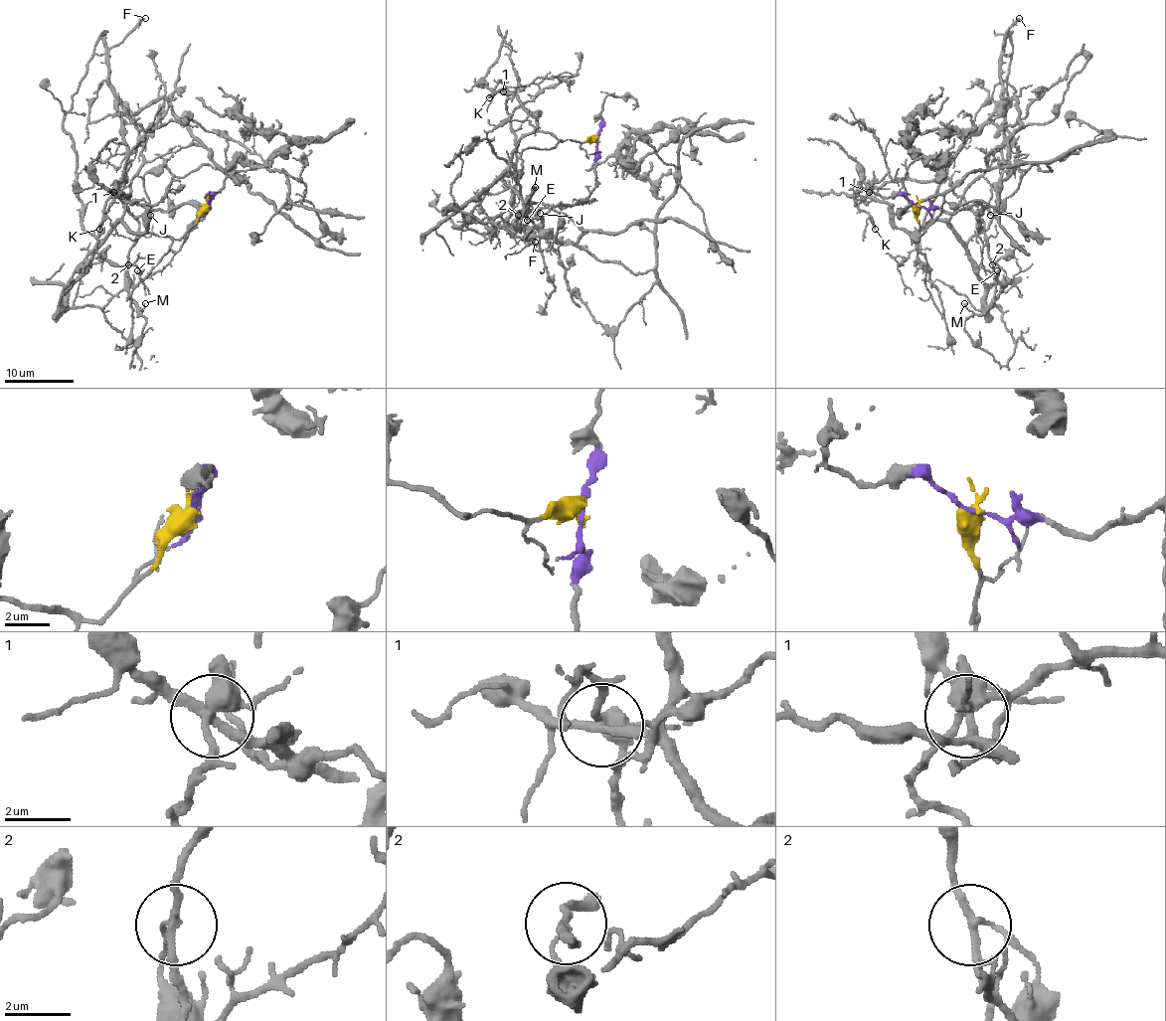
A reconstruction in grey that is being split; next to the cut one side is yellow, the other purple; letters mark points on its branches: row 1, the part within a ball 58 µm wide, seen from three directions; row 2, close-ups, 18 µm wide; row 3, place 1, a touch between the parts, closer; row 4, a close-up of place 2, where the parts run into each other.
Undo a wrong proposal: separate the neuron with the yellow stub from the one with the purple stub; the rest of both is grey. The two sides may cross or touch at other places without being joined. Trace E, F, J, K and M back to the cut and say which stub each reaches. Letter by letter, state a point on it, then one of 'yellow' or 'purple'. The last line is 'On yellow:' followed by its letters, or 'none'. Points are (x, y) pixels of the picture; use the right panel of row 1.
E: at (997, 270); yellow
F: at (1019, 18); purple
J: at (990, 215); yellow
K: at (875, 229); purple
M: at (964, 303); purple
On yellow: E, J

